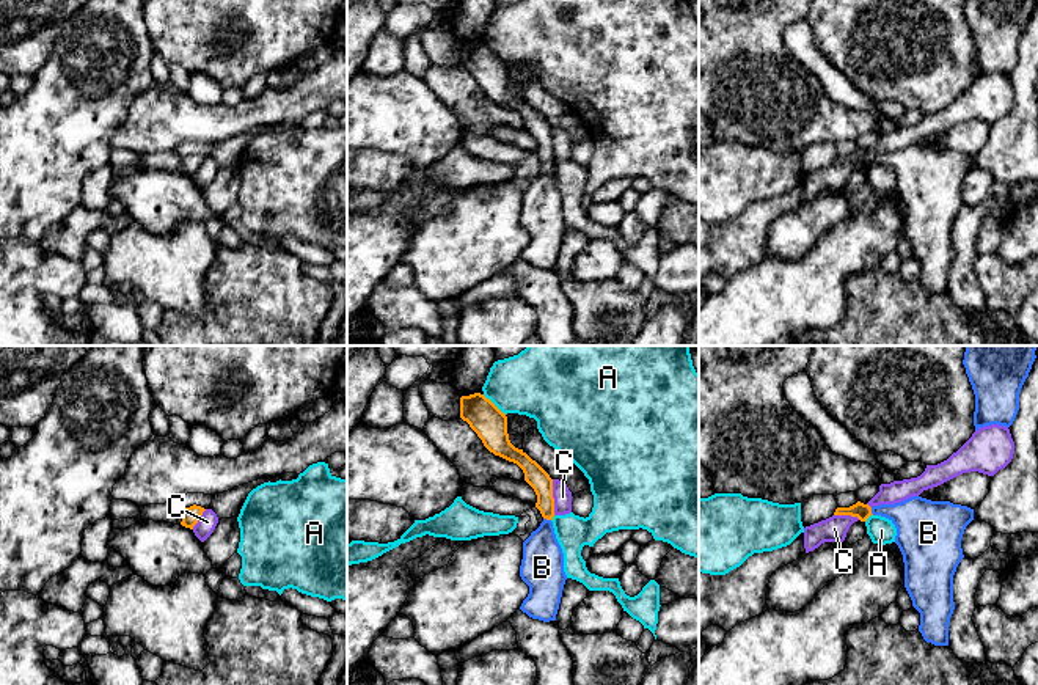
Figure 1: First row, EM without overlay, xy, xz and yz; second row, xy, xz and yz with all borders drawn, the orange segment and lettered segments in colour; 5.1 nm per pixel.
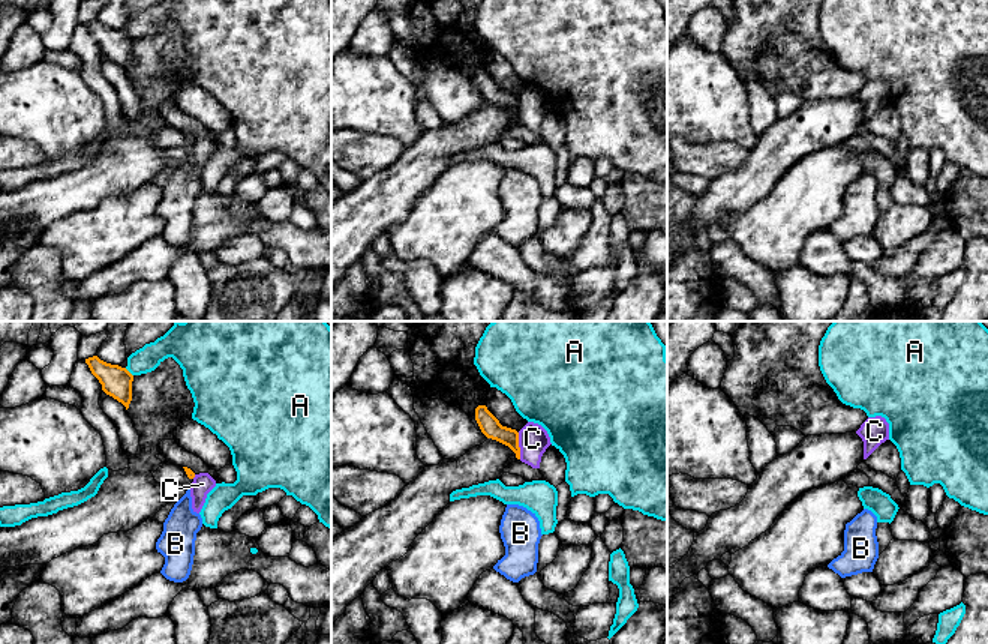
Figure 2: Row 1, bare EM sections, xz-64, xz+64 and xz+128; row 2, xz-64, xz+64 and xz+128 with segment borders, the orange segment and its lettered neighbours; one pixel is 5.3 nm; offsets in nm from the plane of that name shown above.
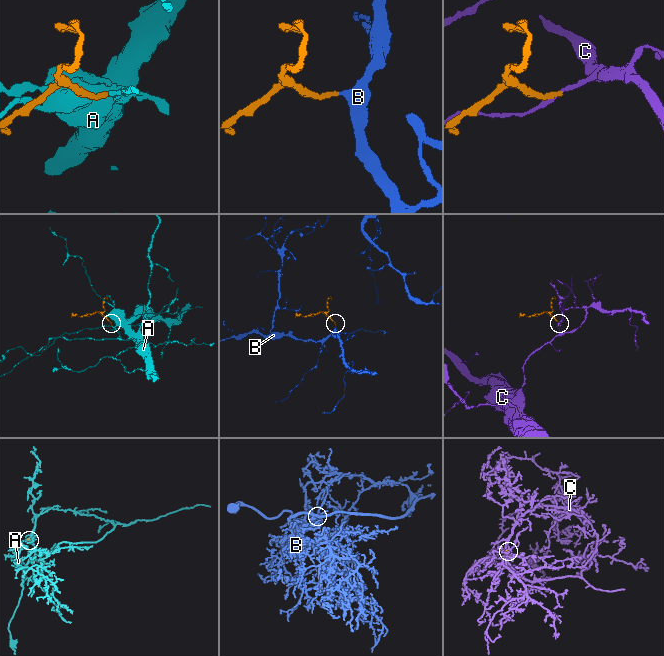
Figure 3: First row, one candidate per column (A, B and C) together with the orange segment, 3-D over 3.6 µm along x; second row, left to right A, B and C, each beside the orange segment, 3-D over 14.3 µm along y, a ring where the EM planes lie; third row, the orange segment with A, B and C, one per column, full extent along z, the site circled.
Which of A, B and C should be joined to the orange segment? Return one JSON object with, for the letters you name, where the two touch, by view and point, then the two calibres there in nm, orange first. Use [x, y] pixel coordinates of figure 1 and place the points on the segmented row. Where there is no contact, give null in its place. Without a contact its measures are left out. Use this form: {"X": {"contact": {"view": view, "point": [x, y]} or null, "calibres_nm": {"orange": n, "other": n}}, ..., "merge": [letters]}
{"B": {"contact": {"view": "xz", "point": [547, 519]}, "calibres_nm": {"orange": 110, "other": 220}}, "merge": ["B"]}

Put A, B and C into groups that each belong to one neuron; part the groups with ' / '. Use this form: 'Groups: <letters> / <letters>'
Groups: A / B / C

